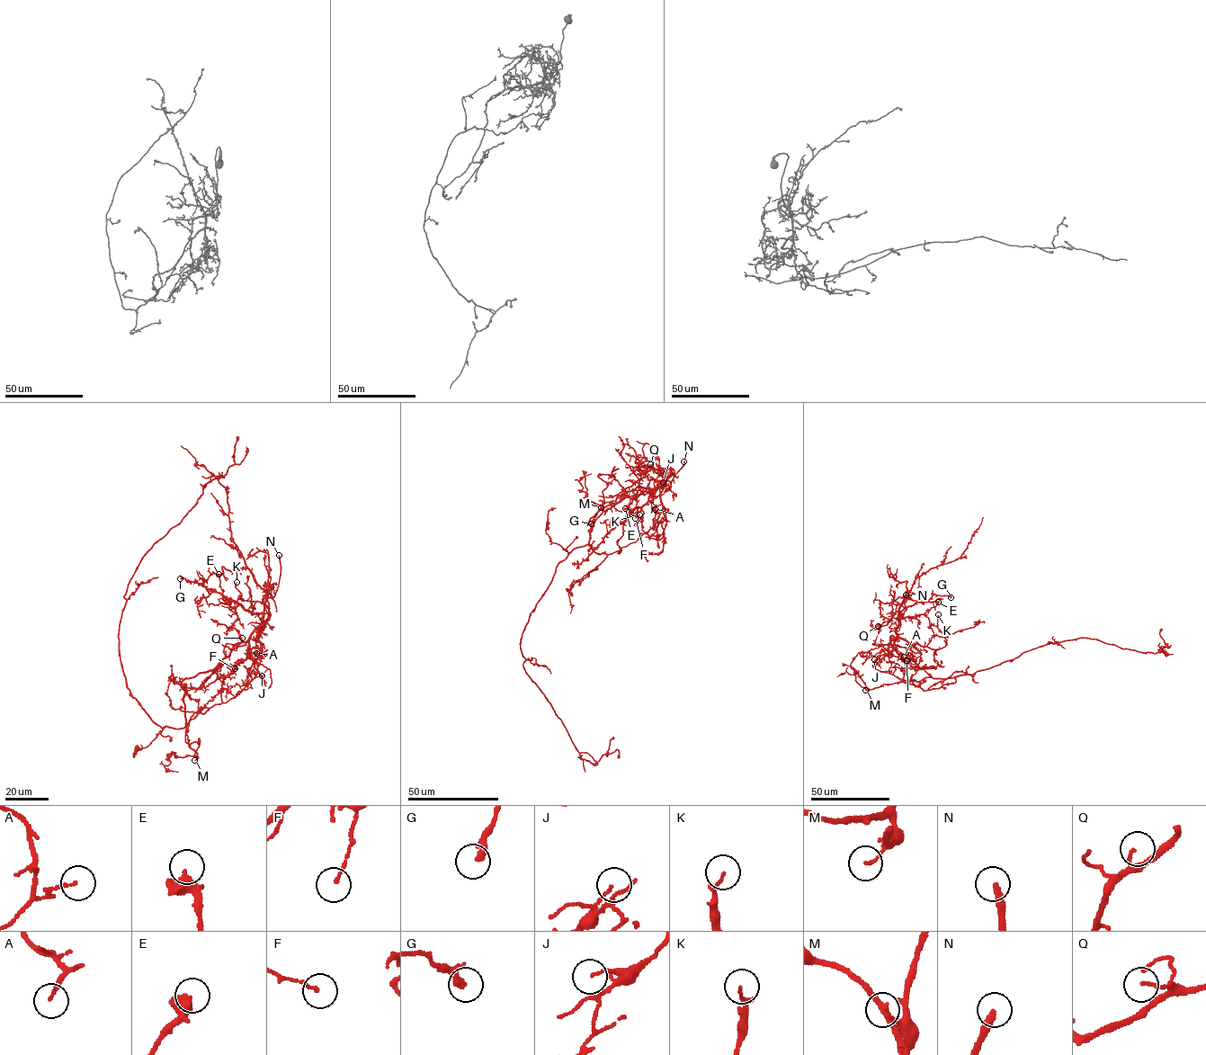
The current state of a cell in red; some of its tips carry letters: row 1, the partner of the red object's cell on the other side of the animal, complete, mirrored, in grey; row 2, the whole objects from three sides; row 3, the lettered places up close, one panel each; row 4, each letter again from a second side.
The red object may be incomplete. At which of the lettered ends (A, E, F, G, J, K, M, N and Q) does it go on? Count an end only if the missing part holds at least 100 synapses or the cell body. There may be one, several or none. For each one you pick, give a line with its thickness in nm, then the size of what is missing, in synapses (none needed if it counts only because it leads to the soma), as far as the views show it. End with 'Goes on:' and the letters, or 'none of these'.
N: 320 nm
Goes on: N

